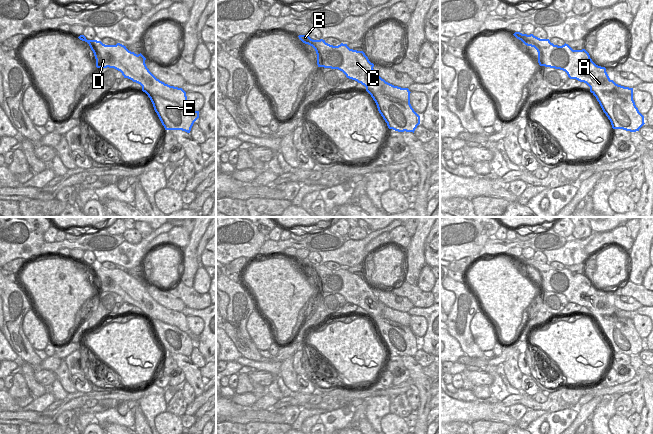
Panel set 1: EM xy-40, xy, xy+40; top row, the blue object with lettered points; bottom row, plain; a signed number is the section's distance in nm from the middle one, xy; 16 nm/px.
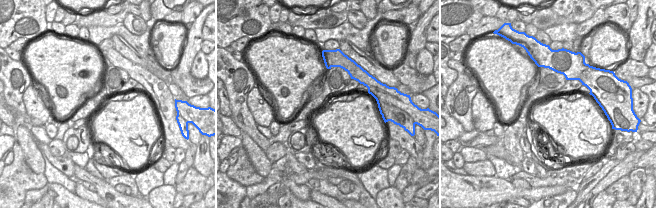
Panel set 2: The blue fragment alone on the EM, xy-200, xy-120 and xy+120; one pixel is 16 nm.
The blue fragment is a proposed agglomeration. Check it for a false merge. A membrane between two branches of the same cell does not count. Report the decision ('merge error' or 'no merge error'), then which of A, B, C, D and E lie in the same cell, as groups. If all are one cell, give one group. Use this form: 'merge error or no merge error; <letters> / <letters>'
merge error; A E / B C D

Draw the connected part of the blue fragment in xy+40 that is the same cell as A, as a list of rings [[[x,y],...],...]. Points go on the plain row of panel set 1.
[[[598,290],[595,297],[588,292],[581,293],[576,304],[590,311],[590,316],[596,321],[613,353],[636,356],[645,348],[633,319],[618,316],[618,308],[609,302],[605,291]]]

